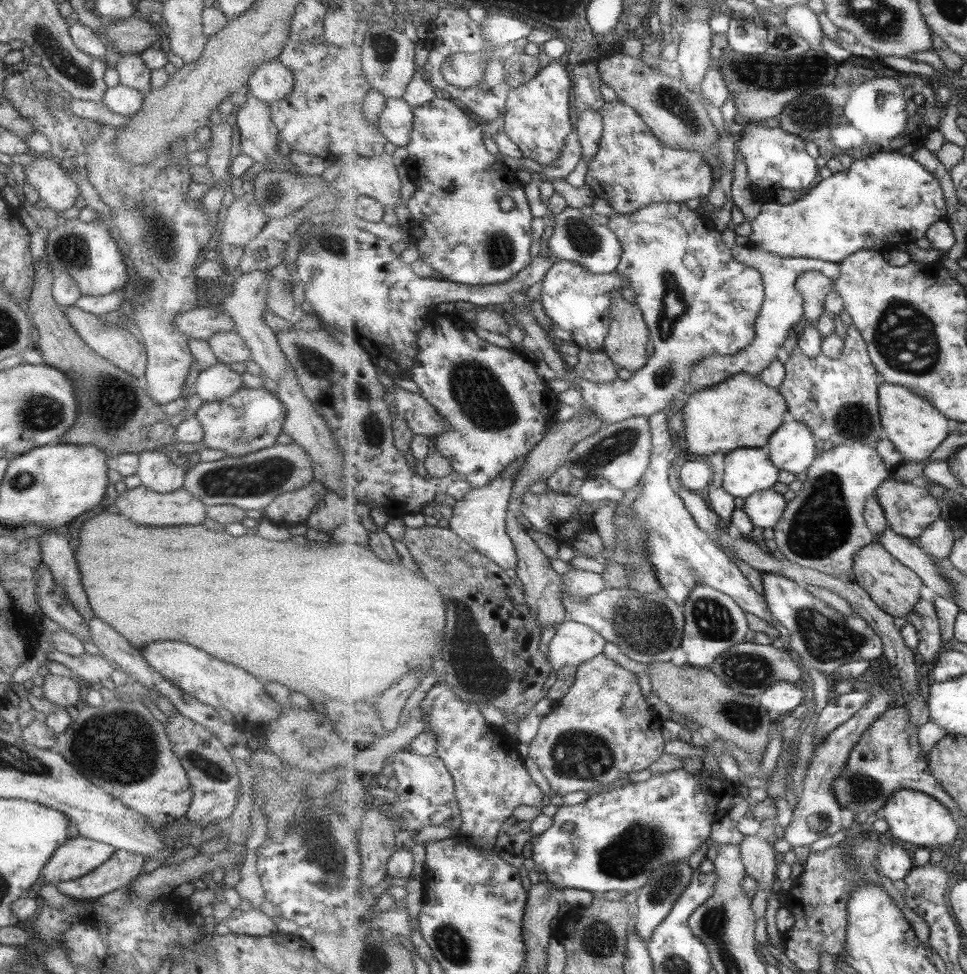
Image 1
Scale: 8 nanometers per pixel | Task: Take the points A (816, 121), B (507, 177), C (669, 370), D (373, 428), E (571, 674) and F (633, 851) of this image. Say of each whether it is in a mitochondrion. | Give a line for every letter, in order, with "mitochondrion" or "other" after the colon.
A: other
B: other
C: mitochondrion
D: mitochondrion
E: other
F: mitochondrion

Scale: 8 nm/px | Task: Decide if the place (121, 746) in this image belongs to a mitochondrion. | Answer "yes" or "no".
yes

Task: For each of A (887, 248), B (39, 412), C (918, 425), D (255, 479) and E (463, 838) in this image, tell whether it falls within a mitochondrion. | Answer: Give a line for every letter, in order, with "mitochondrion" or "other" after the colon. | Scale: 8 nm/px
A: other
B: mitochondrion
C: other
D: mitochondrion
E: other

